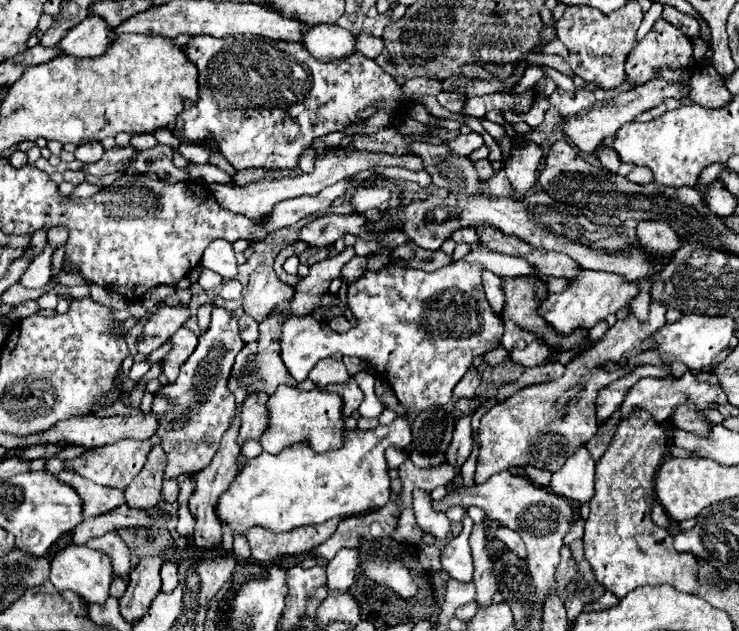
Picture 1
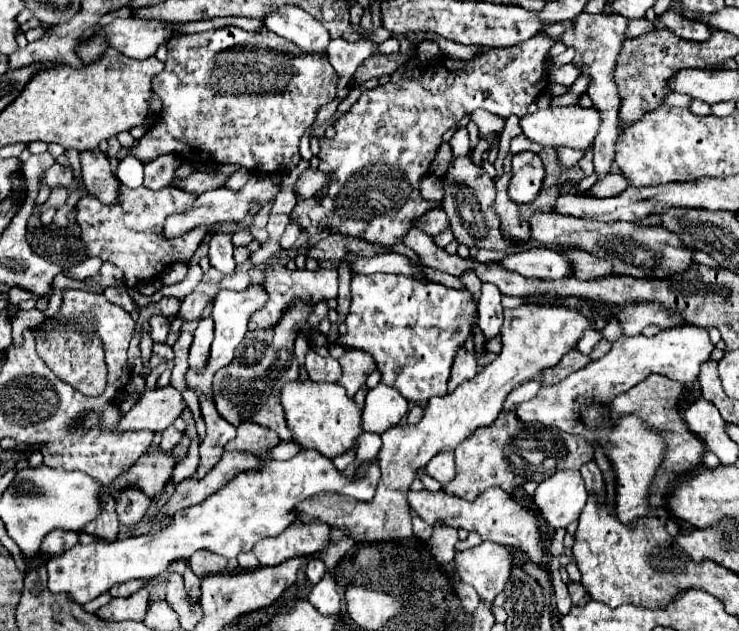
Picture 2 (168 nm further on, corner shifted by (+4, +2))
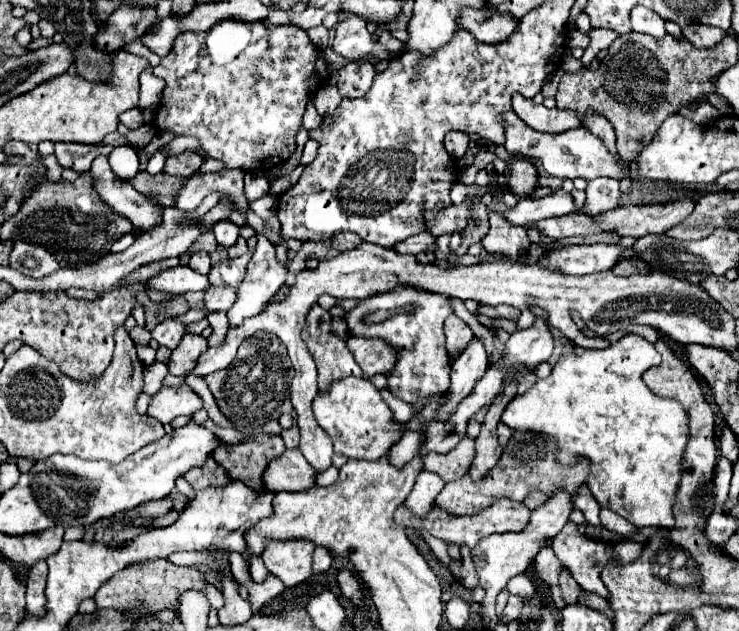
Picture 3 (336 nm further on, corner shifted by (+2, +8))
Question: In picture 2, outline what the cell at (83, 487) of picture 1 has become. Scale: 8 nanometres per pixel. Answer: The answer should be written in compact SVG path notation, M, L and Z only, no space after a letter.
M104 494L104 506L100 510L100 514L96 516L96 520L92 520L84 532L100 536L100 538L108 538L108 540L116 540L118 536L118 518L116 518L116 502L110 494Z

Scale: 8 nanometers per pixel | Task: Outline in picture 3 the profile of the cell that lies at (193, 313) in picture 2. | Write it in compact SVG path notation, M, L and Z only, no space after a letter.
M210 286L206 290L206 310L208 312L228 312L234 306L236 288L232 286Z

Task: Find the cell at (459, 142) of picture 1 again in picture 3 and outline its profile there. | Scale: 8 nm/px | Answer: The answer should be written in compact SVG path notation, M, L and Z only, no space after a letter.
M448 132L444 136L444 148L452 158L462 158L468 150L468 142L470 142L468 134L462 132Z

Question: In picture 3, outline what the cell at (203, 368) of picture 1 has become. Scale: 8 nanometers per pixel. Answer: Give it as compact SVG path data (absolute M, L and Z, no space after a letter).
M256 234L258 238L258 244L256 244L256 250L252 254L252 260L248 262L248 270L246 270L246 278L242 280L242 284L238 286L238 300L236 304L228 310L228 322L230 326L236 326L236 324L242 324L244 318L250 318L250 316L256 316L260 314L268 300L278 292L278 288L284 286L286 282L286 264L278 262L276 258L276 250L274 250L274 244L264 236L264 234Z

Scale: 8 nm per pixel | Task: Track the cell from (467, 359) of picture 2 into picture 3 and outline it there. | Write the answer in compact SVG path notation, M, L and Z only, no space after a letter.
M450 316L446 318L446 324L444 324L444 332L446 332L446 344L448 344L448 350L452 354L458 354L456 350L466 346L470 336L472 336L472 330L468 328L466 322L462 322L458 316Z

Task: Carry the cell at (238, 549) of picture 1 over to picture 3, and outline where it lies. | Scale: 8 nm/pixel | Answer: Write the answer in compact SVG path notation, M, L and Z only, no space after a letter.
M256 558L256 560L252 562L250 574L252 574L252 580L254 580L254 582L264 582L264 580L268 578L268 570L266 570L266 566L264 566L264 562L262 562L260 558Z

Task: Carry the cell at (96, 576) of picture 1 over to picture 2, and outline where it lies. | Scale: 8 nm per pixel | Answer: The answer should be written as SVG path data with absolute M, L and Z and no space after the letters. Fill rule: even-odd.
M300 450L290 460L262 460L258 470L246 470L244 474L238 474L232 482L228 482L216 494L210 494L204 502L176 512L166 530L146 536L132 536L110 544L76 544L64 554L52 556L46 564L48 590L54 594L66 592L74 602L86 604L108 592L114 584L160 576L166 572L172 560L188 560L200 548L216 552L224 558L234 558L240 552L252 550L258 540L284 532L298 518L296 506L302 500L314 498L322 492L334 492L368 502L376 492L378 478L380 468L376 460L358 462L354 474L348 478L318 450ZM360 468L364 470L364 476L358 474Z

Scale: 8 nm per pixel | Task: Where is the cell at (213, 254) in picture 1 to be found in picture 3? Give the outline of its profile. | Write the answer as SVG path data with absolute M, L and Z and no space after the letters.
M222 220L222 222L218 222L214 226L214 236L216 236L218 244L230 248L230 246L236 244L236 240L240 236L240 228L234 222L230 222L230 220Z

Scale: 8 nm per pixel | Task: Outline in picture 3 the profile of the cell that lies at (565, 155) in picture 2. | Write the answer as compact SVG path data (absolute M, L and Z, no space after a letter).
M512 110L506 112L504 116L504 146L510 154L518 154L524 158L536 158L542 162L544 170L552 176L560 176L560 178L582 178L586 182L598 178L598 176L606 176L606 178L614 178L614 180L622 180L624 172L622 172L622 160L612 154L600 136L588 132L586 128L574 128L574 130L566 130L562 134L542 134L532 130L526 122L522 122Z

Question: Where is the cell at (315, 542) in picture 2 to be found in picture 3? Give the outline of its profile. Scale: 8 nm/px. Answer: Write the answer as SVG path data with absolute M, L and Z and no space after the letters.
M306 540L272 542L264 550L264 564L270 574L278 576L286 586L296 586L312 576L314 544Z

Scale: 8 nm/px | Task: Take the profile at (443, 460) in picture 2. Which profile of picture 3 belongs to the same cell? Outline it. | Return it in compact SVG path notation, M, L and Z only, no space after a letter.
M420 472L416 476L416 484L410 492L410 496L406 496L404 506L414 514L414 516L424 516L430 512L434 498L438 496L438 492L444 488L442 478L432 474L432 472Z

